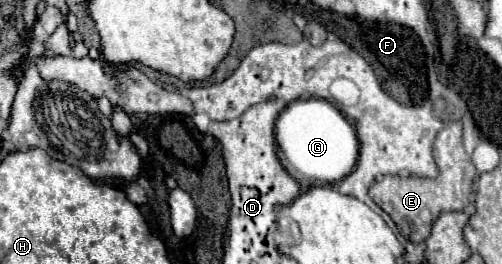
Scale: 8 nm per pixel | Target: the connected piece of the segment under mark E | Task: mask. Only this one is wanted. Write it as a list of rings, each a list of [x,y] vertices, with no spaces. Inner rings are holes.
[[[452,121],[448,123],[434,139],[434,159],[438,165],[438,177],[436,179],[422,179],[422,177],[406,177],[400,179],[396,175],[388,175],[378,179],[370,187],[370,199],[384,209],[392,221],[398,225],[402,237],[406,237],[412,243],[426,241],[430,235],[432,223],[438,219],[442,211],[462,211],[468,205],[472,187],[474,187],[474,175],[476,169],[472,165],[470,155],[464,151],[462,145],[462,123]]]

